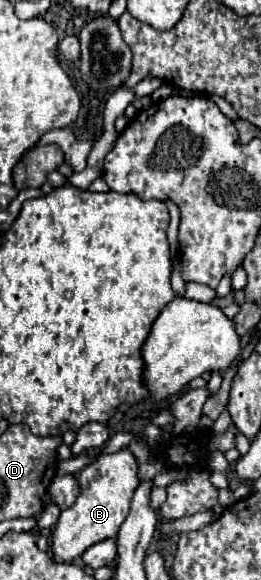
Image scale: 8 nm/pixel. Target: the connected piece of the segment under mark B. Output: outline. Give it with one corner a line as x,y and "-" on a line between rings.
122,448
112,454
98,454
92,464
80,470
80,496
74,506
60,514
60,520
52,532
52,552
56,562
72,562
82,556
82,552
106,538
116,538
118,530
128,516
132,492
140,484
138,478
138,460

